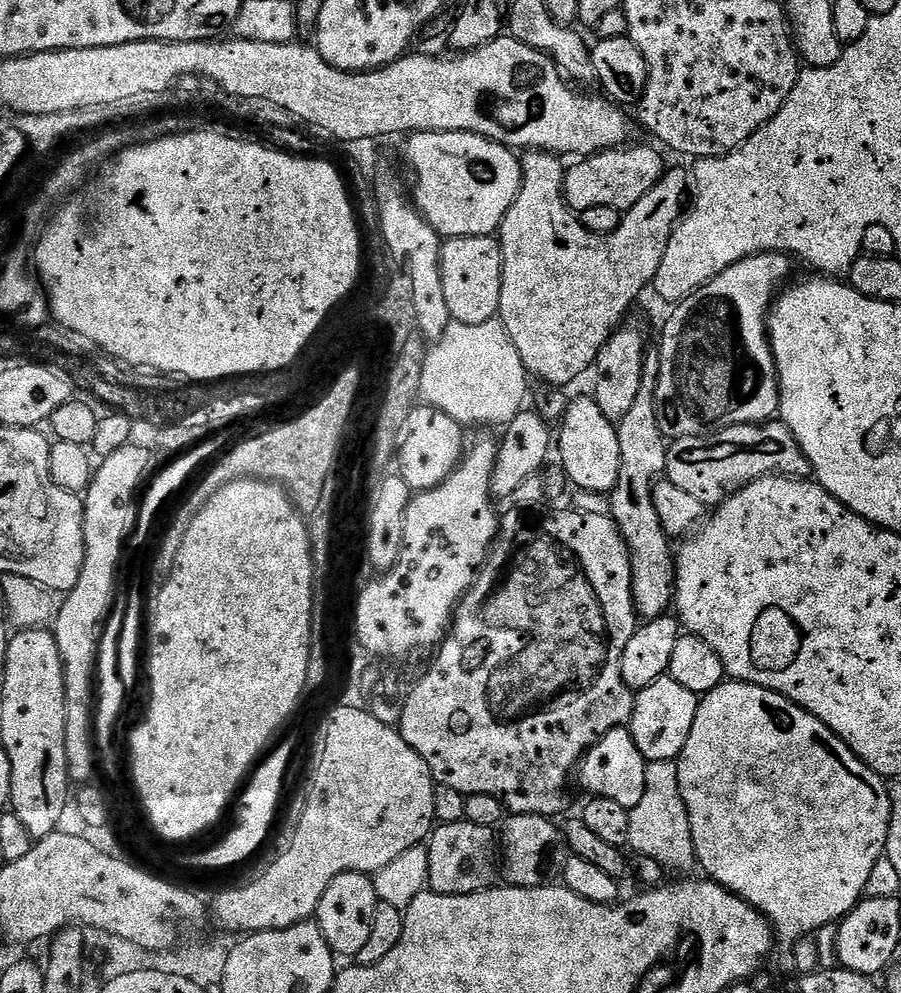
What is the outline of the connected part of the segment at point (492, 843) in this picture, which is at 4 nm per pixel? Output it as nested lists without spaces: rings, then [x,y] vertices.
[[[457,818],[453,824],[442,824],[433,831],[427,845],[431,891],[443,896],[465,896],[493,887],[492,879],[498,876],[497,833],[486,826],[474,826],[463,818]]]

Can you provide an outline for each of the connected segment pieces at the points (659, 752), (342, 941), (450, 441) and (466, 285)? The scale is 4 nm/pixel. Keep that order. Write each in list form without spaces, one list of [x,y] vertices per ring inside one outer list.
[[[667,674],[650,686],[639,689],[635,697],[630,731],[638,750],[648,762],[675,761],[682,754],[682,746],[686,746],[686,738],[690,738],[690,729],[694,726],[701,697],[686,690],[686,686],[681,686],[679,682],[674,682]]]
[[[343,872],[326,886],[322,902],[314,920],[320,925],[326,942],[337,957],[356,956],[372,940],[376,928],[376,915],[382,911],[380,896],[376,893],[375,879],[367,872]]]
[[[418,404],[407,418],[407,426],[400,442],[398,453],[398,475],[412,488],[413,493],[424,492],[441,484],[464,454],[466,435],[463,425],[449,415],[442,414],[425,404]]]
[[[453,236],[443,241],[440,250],[440,274],[442,276],[442,294],[446,294],[446,306],[457,324],[478,326],[482,322],[497,319],[502,294],[502,254],[500,241],[490,236]]]

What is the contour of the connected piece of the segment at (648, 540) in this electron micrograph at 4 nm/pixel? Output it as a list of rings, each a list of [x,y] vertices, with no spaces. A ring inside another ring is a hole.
[[[648,354],[643,357],[644,369],[641,374],[641,382],[638,386],[638,394],[634,397],[634,403],[630,405],[630,411],[626,418],[618,422],[616,433],[618,434],[618,450],[620,451],[620,473],[616,488],[610,494],[612,509],[610,515],[612,523],[622,534],[622,538],[628,543],[628,552],[632,556],[632,597],[636,603],[636,615],[641,621],[657,620],[660,616],[669,615],[674,604],[674,589],[676,586],[676,557],[674,548],[671,548],[670,538],[662,530],[662,522],[658,518],[658,510],[654,506],[652,490],[654,482],[659,481],[665,475],[668,467],[668,449],[664,435],[660,433],[656,418],[656,383],[658,382],[658,370],[660,369],[660,357],[656,354]]]

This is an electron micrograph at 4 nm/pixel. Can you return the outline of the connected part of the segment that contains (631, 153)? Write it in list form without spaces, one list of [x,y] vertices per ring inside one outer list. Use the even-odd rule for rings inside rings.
[[[617,146],[594,156],[586,156],[575,161],[573,168],[569,167],[564,173],[564,197],[569,208],[579,214],[586,211],[590,206],[606,206],[617,210],[627,210],[635,206],[638,201],[650,194],[654,186],[664,177],[666,163],[652,148],[628,148],[629,146]]]

